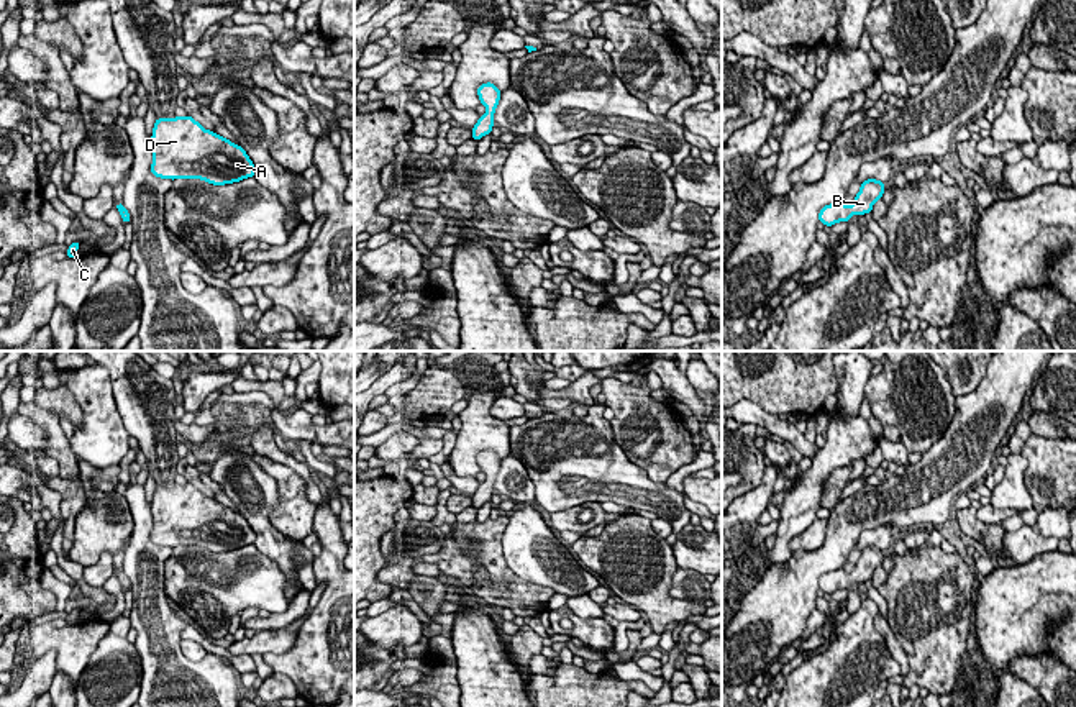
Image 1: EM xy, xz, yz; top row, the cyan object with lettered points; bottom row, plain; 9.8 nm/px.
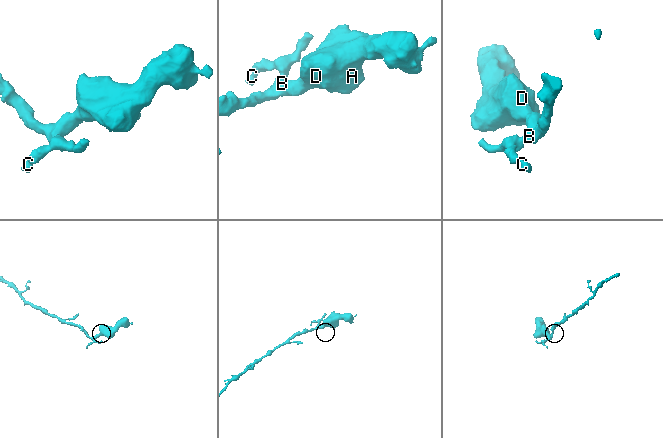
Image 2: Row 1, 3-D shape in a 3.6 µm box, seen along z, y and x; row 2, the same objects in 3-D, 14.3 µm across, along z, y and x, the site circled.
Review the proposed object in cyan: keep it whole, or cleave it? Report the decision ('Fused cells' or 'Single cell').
Single cell

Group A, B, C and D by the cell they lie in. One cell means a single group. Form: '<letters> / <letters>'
A B C D

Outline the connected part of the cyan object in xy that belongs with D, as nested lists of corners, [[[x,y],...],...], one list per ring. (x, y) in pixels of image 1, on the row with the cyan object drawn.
[[[190,115],[156,118],[151,144],[151,174],[161,179],[200,179],[225,185],[256,174],[239,144],[205,130]]]

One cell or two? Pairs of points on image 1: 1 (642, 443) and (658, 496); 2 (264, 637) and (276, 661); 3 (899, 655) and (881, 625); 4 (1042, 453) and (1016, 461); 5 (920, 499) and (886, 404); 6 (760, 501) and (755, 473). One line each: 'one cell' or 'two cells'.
1: two cells
2: two cells
3: one cell
4: two cells
5: two cells
6: two cells

